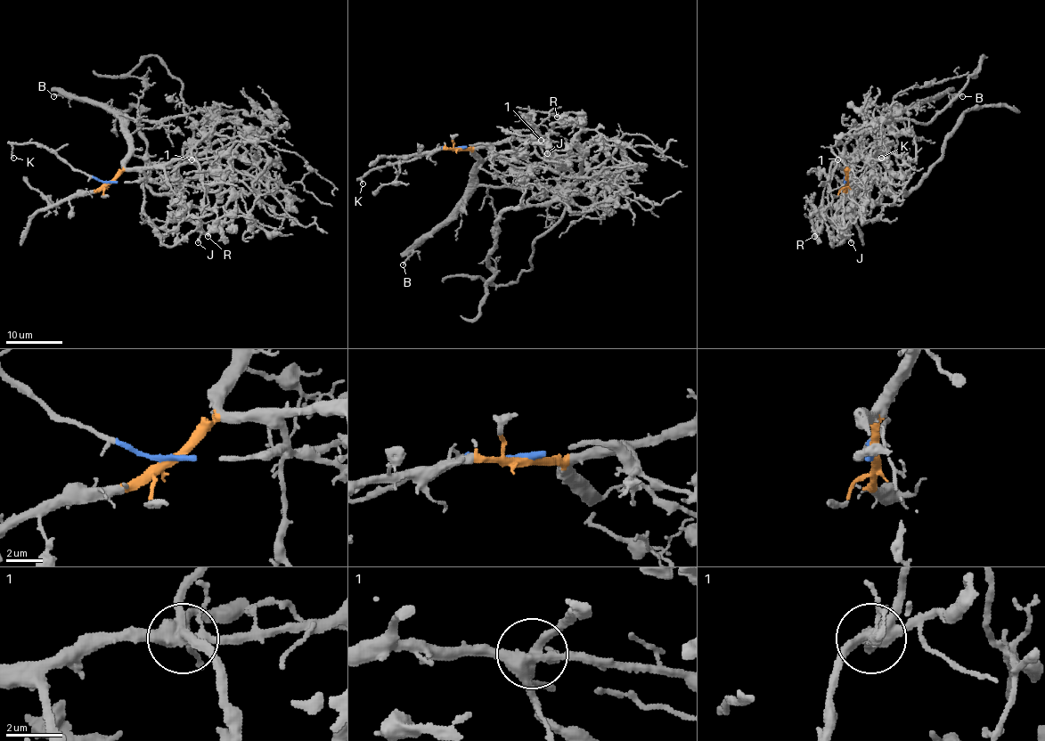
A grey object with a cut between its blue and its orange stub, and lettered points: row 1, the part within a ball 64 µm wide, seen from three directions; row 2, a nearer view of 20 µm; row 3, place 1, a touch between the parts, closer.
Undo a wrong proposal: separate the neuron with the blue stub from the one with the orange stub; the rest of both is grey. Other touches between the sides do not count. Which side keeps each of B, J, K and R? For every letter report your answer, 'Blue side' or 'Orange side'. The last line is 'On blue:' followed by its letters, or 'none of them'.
B: Orange side
J: Orange side
K: Blue side
R: Orange side
On blue: K

